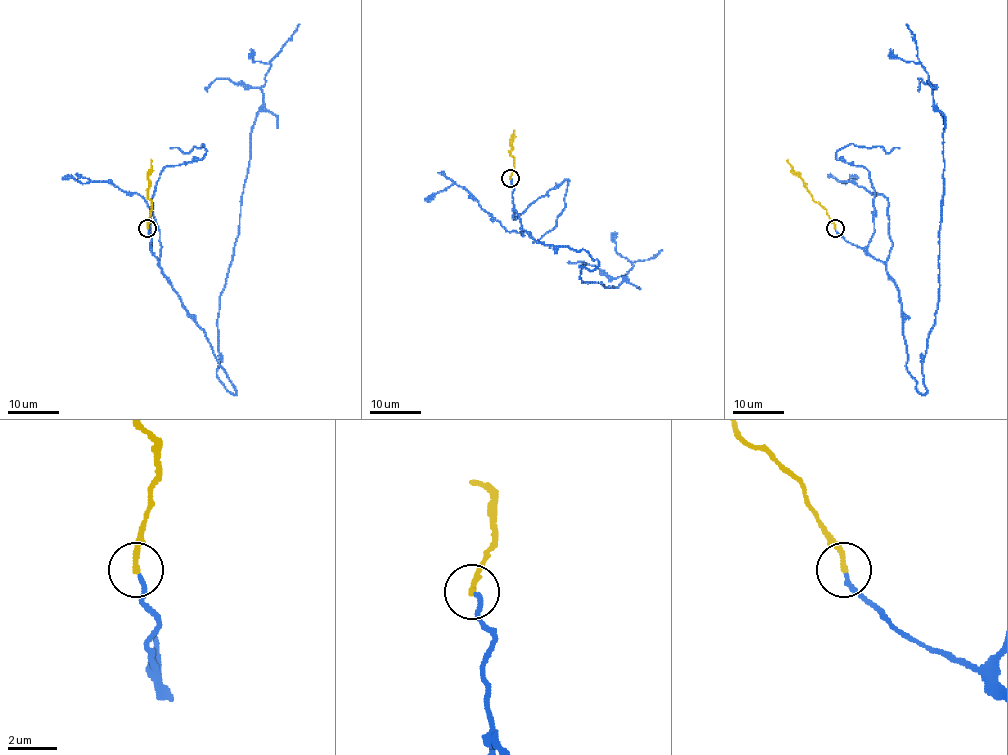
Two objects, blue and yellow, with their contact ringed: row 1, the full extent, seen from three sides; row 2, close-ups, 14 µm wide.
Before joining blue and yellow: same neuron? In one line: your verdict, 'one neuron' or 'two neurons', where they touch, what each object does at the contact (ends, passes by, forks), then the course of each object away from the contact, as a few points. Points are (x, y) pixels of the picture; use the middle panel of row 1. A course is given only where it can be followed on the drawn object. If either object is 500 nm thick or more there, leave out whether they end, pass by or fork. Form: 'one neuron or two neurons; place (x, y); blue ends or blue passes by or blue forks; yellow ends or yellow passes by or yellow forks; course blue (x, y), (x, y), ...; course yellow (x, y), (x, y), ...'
one neuron; place (510, 178); blue ends; yellow ends; course blue (511, 179), (513, 210), (534, 240), (598, 261), (579, 266), (583, 281), (613, 288), (633, 263), (662, 249); course yellow (509, 179), (514, 168), (514, 159), (511, 156), (513, 131)

